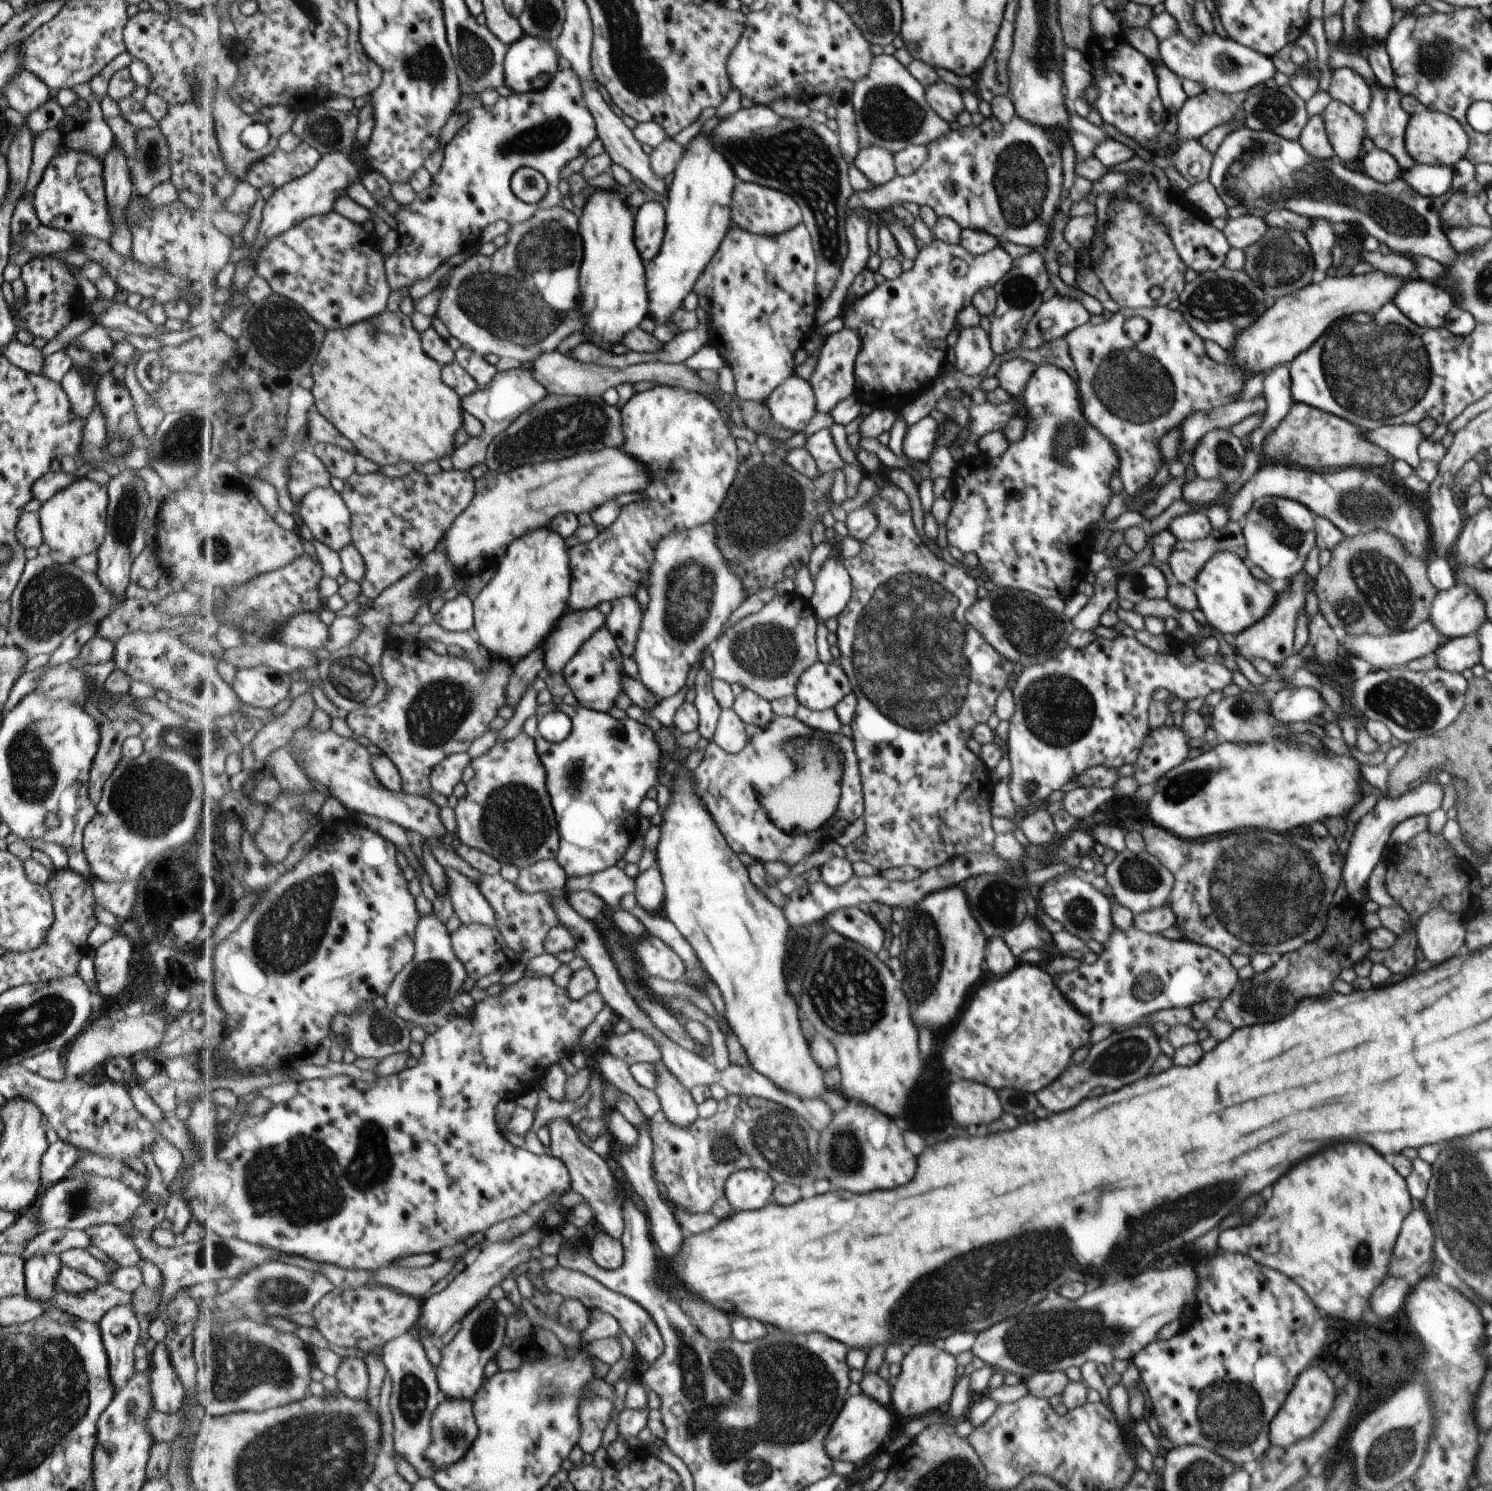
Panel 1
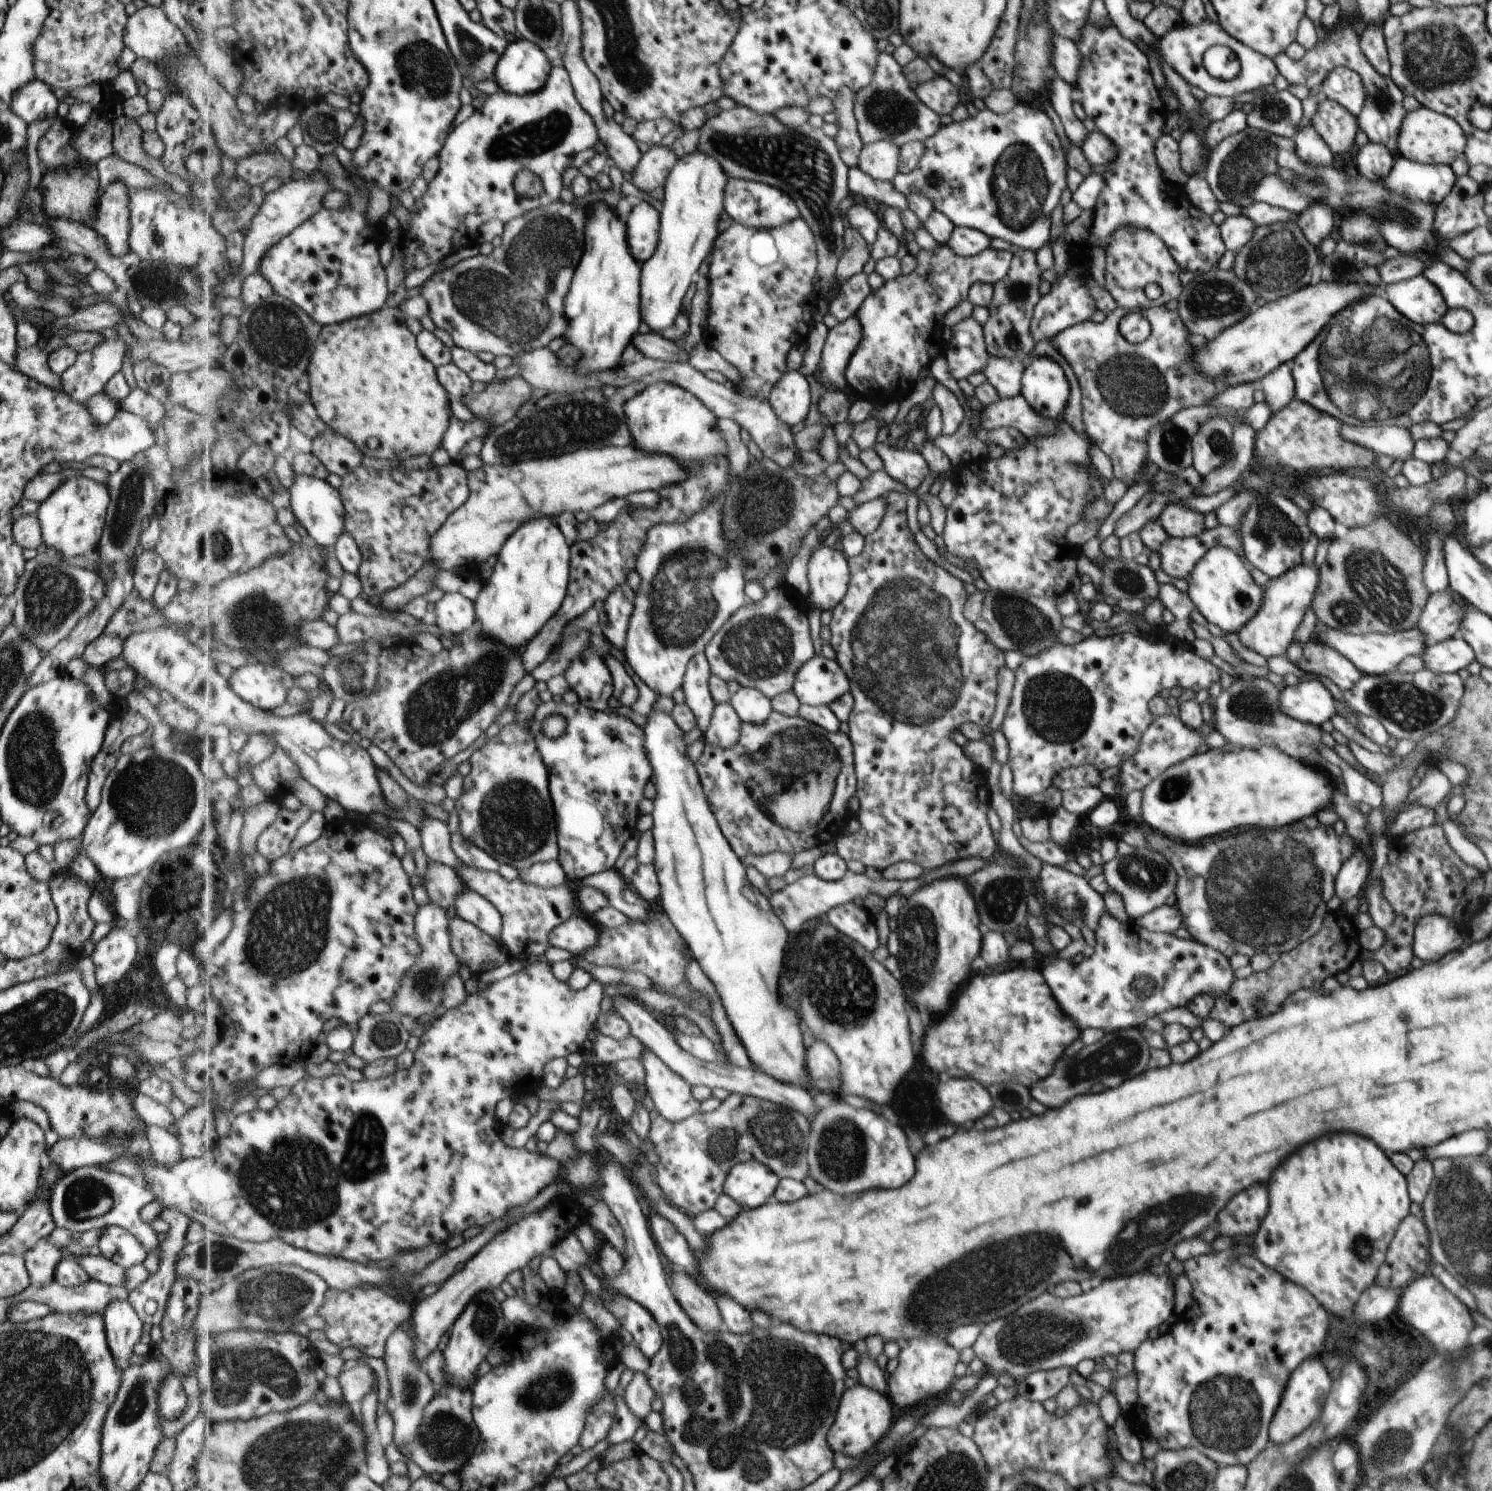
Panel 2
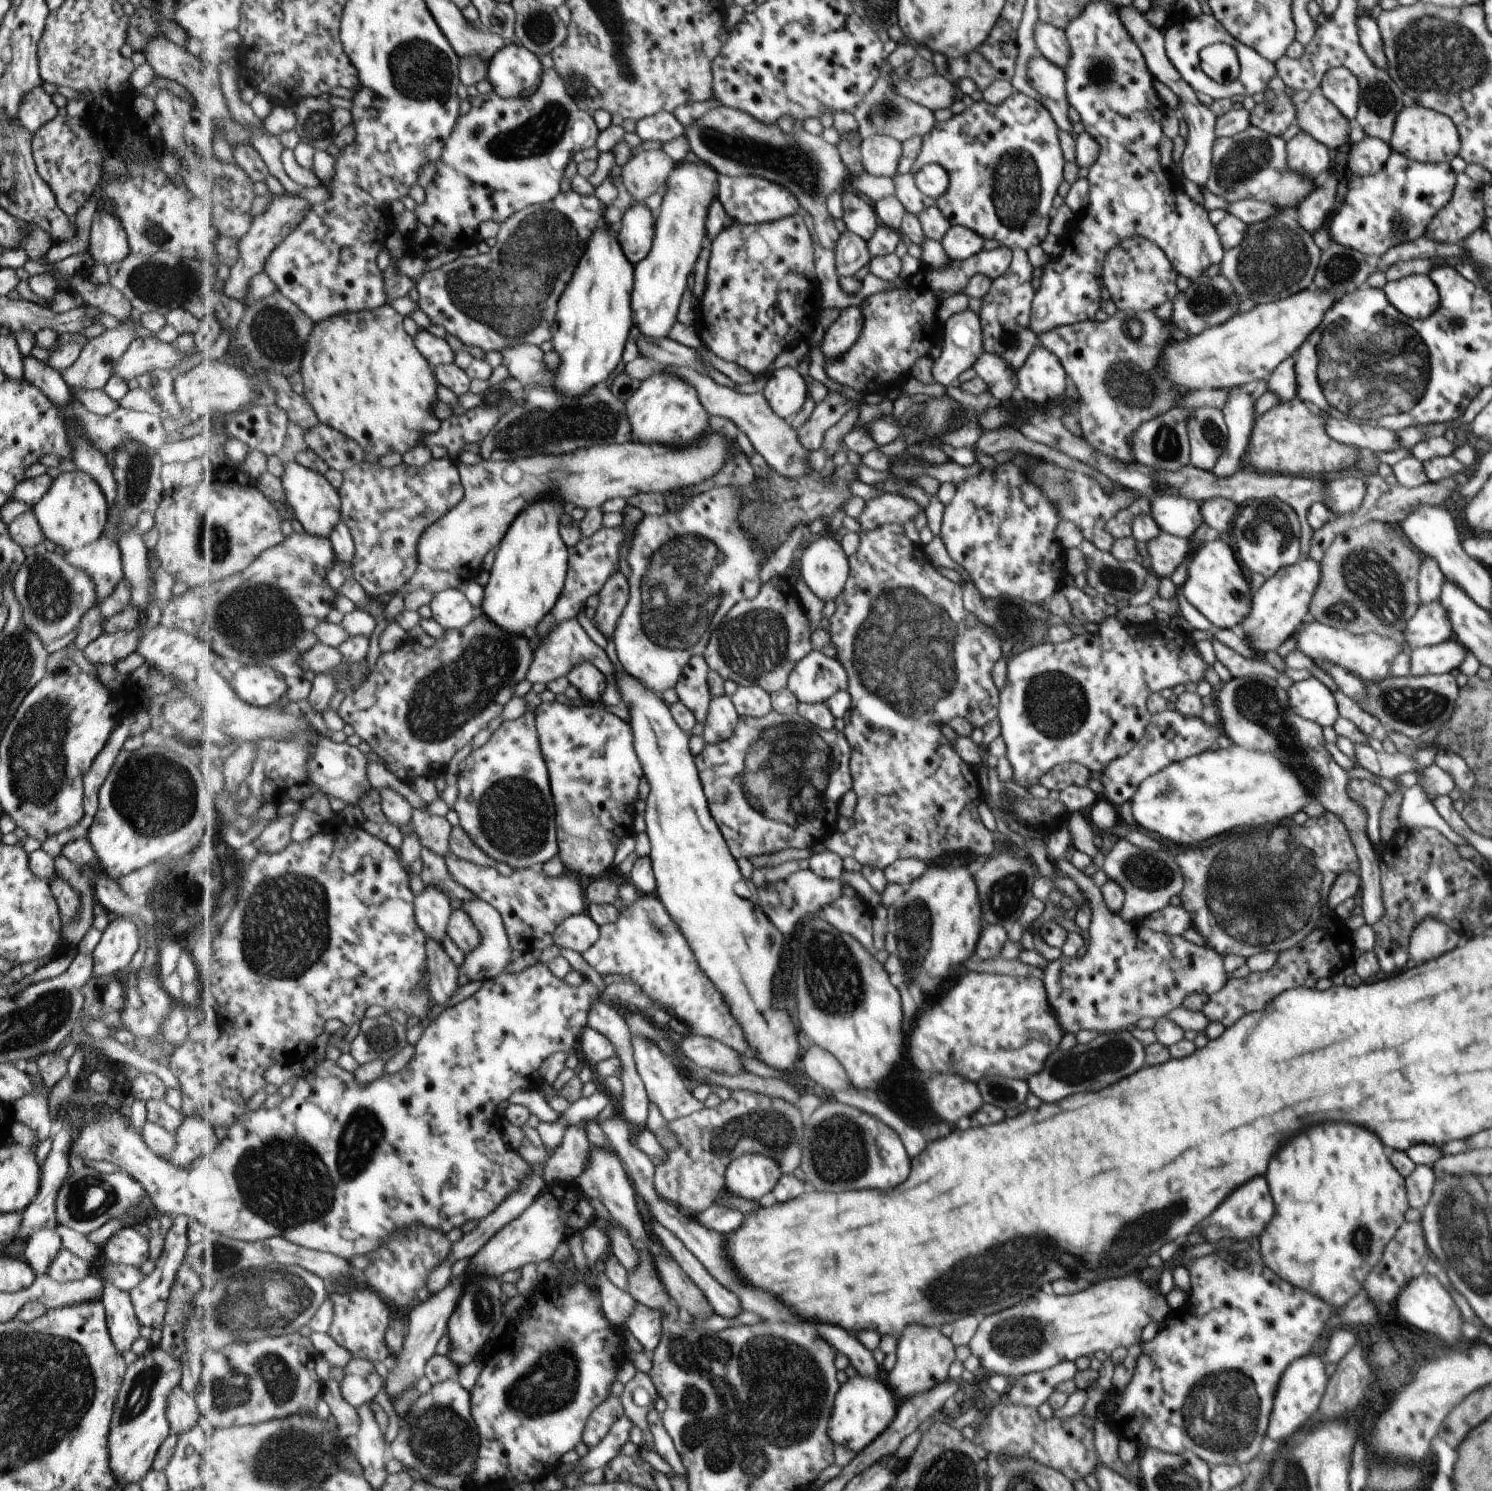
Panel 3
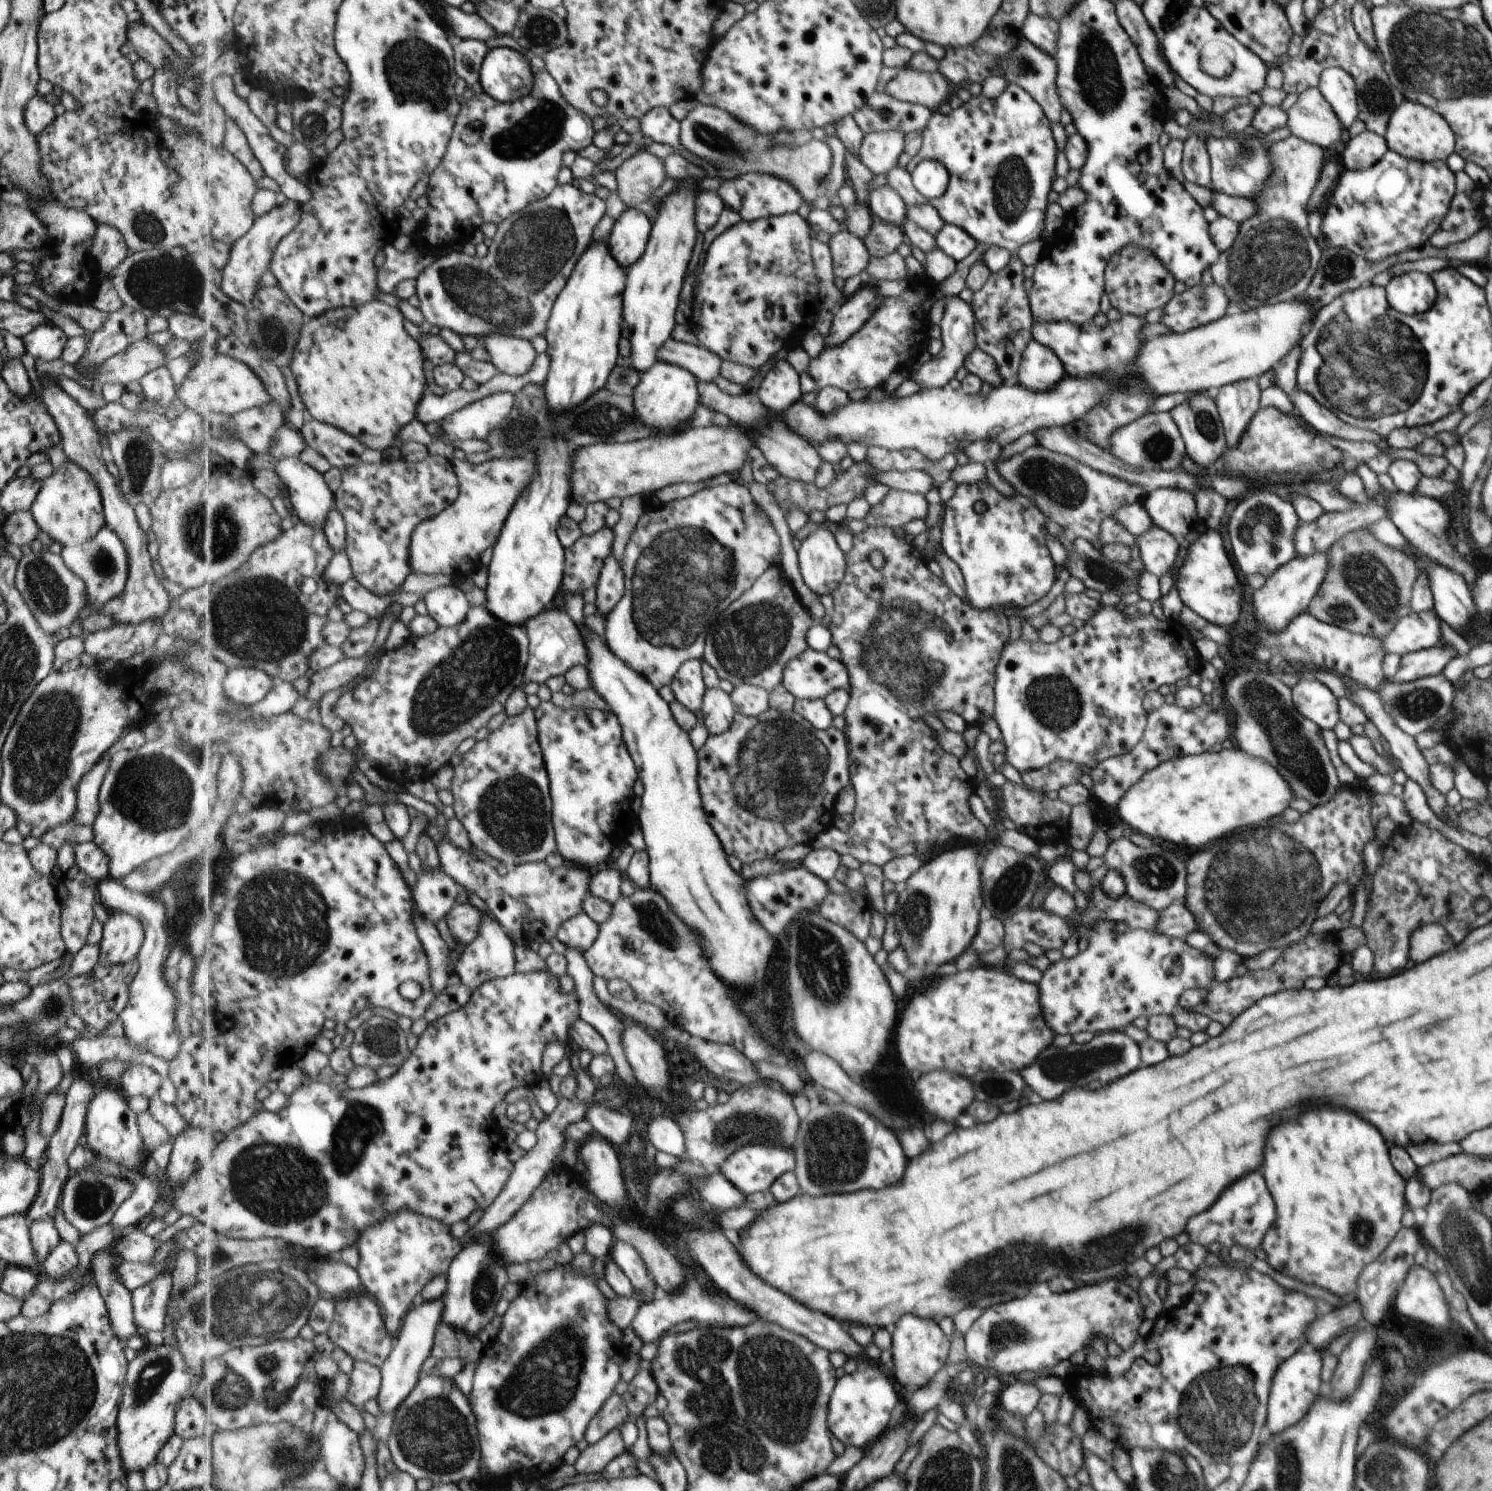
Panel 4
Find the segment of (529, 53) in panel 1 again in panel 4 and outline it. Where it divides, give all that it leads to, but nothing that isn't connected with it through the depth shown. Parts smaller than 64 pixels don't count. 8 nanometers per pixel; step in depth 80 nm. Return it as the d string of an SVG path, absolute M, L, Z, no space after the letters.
M491 48L483 60L479 84L497 102L509 103L525 98L533 90L534 73L530 55L511 48Z

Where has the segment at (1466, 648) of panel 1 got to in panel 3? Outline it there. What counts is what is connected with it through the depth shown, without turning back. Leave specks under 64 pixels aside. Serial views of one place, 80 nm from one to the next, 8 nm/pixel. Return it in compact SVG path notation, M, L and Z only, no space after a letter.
M1445 640L1431 647L1411 649L1409 655L1409 676L1441 675L1457 669L1465 660L1465 648L1453 640Z

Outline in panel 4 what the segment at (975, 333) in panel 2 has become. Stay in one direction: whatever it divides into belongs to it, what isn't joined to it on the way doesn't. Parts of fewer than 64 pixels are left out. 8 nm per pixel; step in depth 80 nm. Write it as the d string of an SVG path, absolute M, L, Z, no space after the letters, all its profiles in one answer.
M942 296L945 300L945 310L939 322L941 329L941 351L936 356L931 356L928 362L916 370L909 369L909 380L921 389L935 389L945 387L945 384L955 376L955 372L963 366L963 360L971 350L976 348L974 337L975 318L971 307L965 304L958 296Z

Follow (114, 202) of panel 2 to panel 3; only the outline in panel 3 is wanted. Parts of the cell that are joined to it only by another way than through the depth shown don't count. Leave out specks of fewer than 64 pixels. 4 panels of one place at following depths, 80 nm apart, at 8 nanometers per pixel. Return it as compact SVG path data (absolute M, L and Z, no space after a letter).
M103 206L93 217L87 252L93 258L94 265L117 264L130 253L125 232L117 222L119 220Z

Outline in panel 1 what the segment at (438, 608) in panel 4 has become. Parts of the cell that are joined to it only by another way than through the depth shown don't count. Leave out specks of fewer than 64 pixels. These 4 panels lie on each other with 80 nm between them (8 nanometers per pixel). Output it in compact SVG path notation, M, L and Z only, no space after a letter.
M459 593L455 599L445 602L433 619L450 632L471 630L474 628L474 601L465 593Z

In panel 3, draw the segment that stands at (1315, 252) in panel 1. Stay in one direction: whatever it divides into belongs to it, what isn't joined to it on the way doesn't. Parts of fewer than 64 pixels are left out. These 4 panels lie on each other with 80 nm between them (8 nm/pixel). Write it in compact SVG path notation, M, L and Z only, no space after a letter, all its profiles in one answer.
M1334 172L1328 173L1315 182L1315 188L1309 196L1305 196L1297 208L1297 224L1309 234L1324 228L1335 204L1337 180Z

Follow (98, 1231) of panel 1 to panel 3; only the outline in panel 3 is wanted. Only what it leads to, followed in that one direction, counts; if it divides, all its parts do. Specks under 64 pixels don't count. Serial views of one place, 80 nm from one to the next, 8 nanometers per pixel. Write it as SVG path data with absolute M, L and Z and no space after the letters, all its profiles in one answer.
M130 1226L119 1228L100 1248L112 1264L139 1267L148 1260L147 1240Z

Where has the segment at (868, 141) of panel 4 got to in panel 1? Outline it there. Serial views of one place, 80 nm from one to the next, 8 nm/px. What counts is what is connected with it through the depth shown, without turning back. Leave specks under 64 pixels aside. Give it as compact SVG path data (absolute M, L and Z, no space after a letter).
M881 146L861 149L854 165L867 176L873 186L885 185L896 176L893 154Z

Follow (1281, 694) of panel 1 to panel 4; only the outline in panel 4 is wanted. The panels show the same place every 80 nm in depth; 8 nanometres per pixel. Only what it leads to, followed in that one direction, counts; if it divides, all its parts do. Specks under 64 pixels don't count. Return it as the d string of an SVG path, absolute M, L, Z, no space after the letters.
M1304 676L1293 688L1294 706L1303 718L1313 722L1320 731L1333 730L1339 719L1337 698L1316 679Z

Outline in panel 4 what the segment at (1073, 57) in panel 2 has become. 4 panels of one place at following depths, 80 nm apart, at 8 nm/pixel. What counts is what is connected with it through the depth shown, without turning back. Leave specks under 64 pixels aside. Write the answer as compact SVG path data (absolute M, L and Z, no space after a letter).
M1028 13L1019 26L1019 35L1053 57L1058 38L1058 22L1042 15Z

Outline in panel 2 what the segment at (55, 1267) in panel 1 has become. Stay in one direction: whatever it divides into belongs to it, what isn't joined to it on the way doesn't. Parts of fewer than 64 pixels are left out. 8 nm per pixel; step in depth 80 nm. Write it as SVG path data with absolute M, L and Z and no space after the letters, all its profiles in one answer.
M46 1237L39 1238L33 1248L22 1254L29 1283L43 1286L54 1281L53 1268L59 1262L61 1250L51 1244Z

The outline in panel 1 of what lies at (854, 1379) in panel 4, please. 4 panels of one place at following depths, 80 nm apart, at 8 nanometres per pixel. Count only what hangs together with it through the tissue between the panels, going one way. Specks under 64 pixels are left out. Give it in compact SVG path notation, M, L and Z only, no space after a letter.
M864 1392L850 1396L846 1406L843 1406L842 1414L839 1414L838 1421L834 1423L827 1436L827 1452L834 1461L843 1460L853 1462L853 1464L861 1464L867 1460L869 1454L873 1454L873 1450L879 1446L883 1436L889 1434L889 1428L891 1428L889 1412L879 1402L875 1402Z

